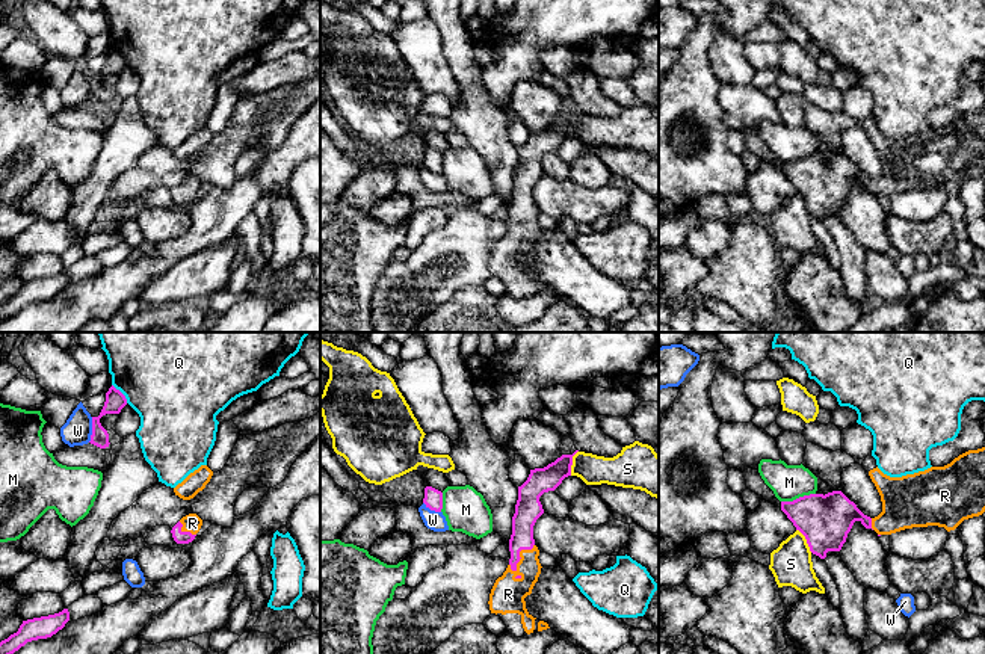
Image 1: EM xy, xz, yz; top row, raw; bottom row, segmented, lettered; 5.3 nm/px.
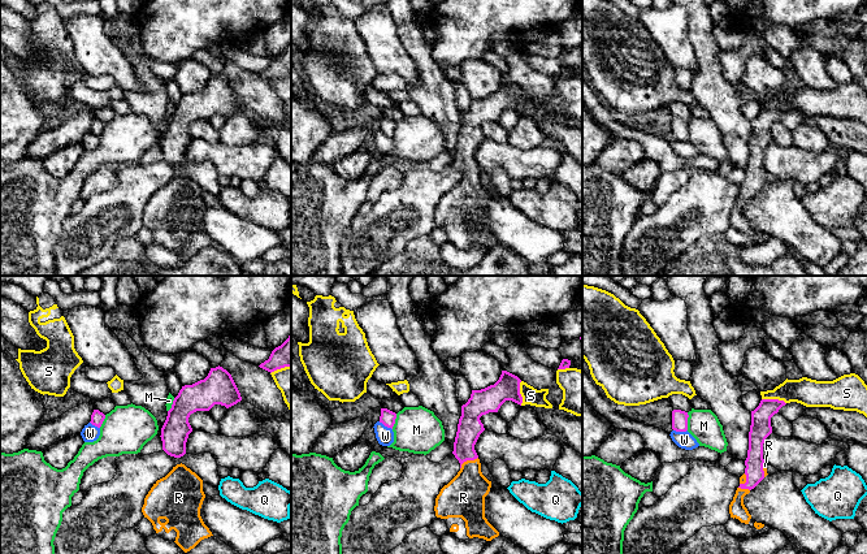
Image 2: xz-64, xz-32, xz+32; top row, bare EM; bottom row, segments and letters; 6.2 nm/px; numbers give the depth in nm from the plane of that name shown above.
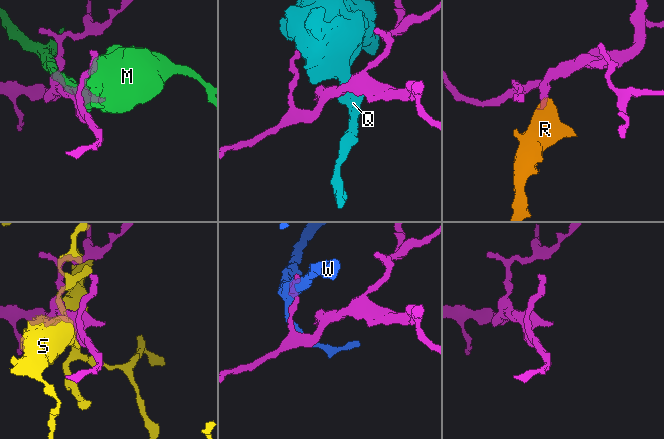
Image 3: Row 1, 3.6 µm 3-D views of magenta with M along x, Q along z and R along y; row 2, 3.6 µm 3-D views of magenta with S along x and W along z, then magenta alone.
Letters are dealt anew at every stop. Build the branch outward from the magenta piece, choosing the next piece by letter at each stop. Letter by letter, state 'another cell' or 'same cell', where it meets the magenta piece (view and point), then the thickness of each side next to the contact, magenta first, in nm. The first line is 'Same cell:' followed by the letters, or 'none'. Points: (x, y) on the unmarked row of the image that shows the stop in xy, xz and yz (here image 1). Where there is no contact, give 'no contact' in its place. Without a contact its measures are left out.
Same cell: R
M: another cell; meets magenta in yz at (799, 159); 280 nm thick on the magenta side, 190 nm on the other
Q: another cell; meets magenta in xy at (121, 55); 110 nm thick on the magenta side, 460 nm on the other
R: same cell; meets magenta in xz at (518, 216); 140 nm thick on the magenta side, 180 nm on the other
S: another cell; meets magenta in xz at (571, 124); 140 nm thick on the magenta side, 160 nm on the other
W: another cell; meets magenta in xy at (92, 91); 110 nm thick on the magenta side, 150 nm on the other

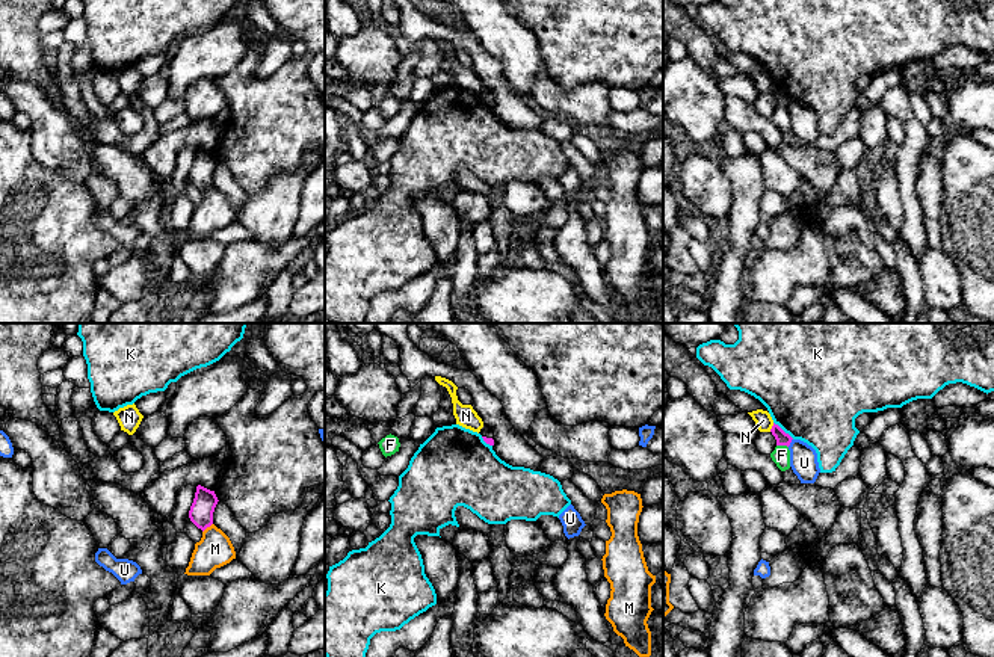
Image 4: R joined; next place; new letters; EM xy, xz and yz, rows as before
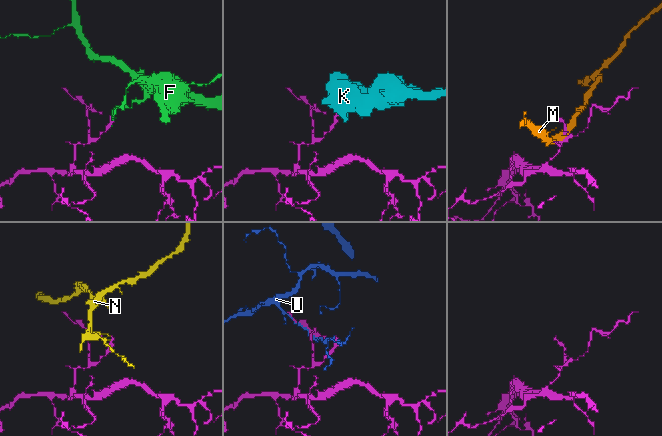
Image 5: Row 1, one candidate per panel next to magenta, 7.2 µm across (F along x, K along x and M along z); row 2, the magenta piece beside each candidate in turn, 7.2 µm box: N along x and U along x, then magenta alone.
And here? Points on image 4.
Same cell: none
F: another cell; meets magenta in yz at (783, 106); 70 nm thick on the magenta side, 100 nm on the other
K: another cell; meets magenta in yz at (783, 92); 70 nm thick on the magenta side, 500 nm on the other
M: another cell; meets magenta in xy at (207, 188); 130 nm thick on the magenta side, 190 nm on the other
N: another cell; meets magenta in yz at (772, 89); 70 nm thick on the magenta side, 90 nm on the other
U: another cell; meets magenta in yz at (790, 103); 70 nm thick on the magenta side, 140 nm on the other

